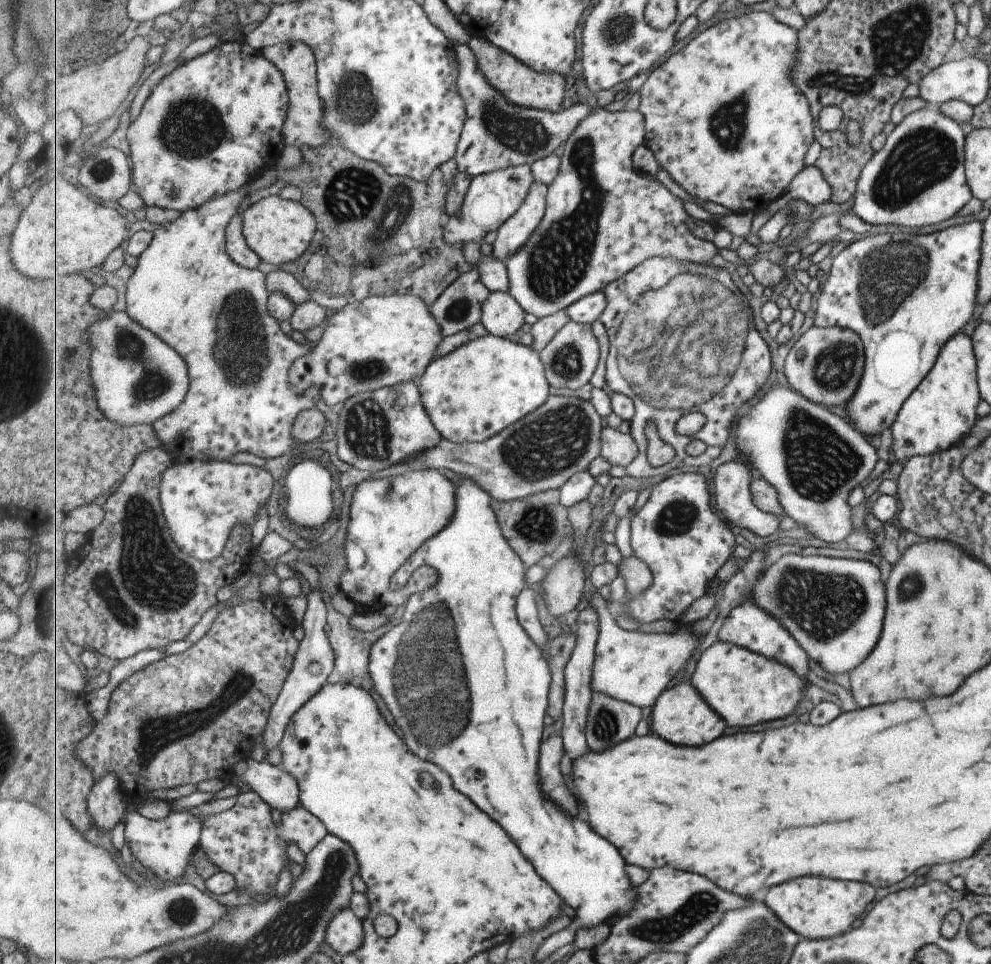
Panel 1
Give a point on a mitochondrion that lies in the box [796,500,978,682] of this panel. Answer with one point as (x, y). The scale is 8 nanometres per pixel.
(912, 587)

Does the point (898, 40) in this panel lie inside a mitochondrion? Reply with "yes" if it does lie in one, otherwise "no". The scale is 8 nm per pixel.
yes

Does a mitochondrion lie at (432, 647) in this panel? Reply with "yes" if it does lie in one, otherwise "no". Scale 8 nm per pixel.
yes

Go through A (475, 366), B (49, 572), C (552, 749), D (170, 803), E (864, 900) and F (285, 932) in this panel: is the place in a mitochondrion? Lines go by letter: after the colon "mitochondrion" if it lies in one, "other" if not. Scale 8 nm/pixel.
A: other
B: other
C: other
D: other
E: other
F: mitochondrion

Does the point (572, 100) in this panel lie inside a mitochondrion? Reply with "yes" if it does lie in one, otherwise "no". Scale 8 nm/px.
no

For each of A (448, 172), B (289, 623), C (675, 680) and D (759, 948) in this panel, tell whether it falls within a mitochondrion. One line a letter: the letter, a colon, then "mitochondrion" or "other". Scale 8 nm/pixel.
A: other
B: other
C: other
D: mitochondrion

